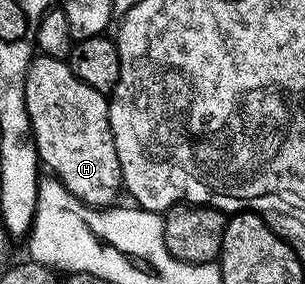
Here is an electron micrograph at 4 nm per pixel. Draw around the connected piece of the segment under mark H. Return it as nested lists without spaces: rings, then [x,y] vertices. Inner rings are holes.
[[[37,55],[25,76],[25,102],[42,166],[83,204],[95,209],[112,206],[123,186],[109,118],[110,98],[87,87],[65,61]]]

